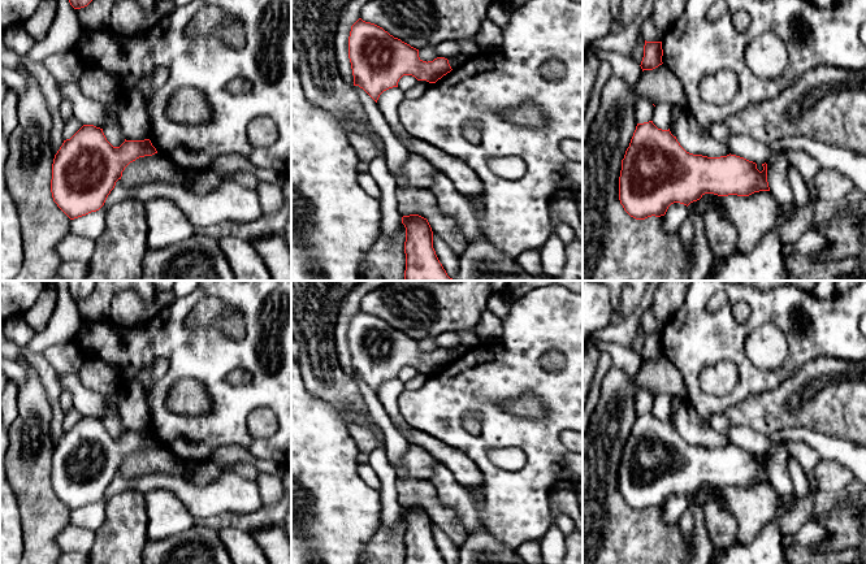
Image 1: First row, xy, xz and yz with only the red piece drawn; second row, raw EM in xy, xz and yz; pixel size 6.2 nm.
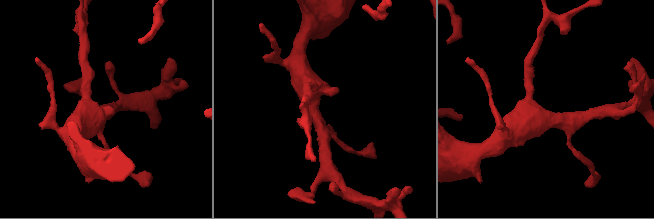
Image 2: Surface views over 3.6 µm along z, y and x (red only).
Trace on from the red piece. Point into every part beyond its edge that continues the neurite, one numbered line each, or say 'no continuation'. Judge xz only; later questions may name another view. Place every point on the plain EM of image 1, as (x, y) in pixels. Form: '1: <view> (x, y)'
1: xz (406, 373)

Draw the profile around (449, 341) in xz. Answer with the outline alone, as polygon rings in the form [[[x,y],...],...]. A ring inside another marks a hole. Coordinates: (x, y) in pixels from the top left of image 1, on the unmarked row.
[[[458,331],[442,333],[438,337],[436,337],[434,340],[438,348],[445,348],[447,351],[455,350],[460,353],[460,356],[471,350],[462,343]]]

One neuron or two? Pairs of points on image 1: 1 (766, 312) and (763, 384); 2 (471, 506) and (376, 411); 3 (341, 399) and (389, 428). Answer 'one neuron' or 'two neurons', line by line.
1: one neuron
2: two neurons
3: two neurons

